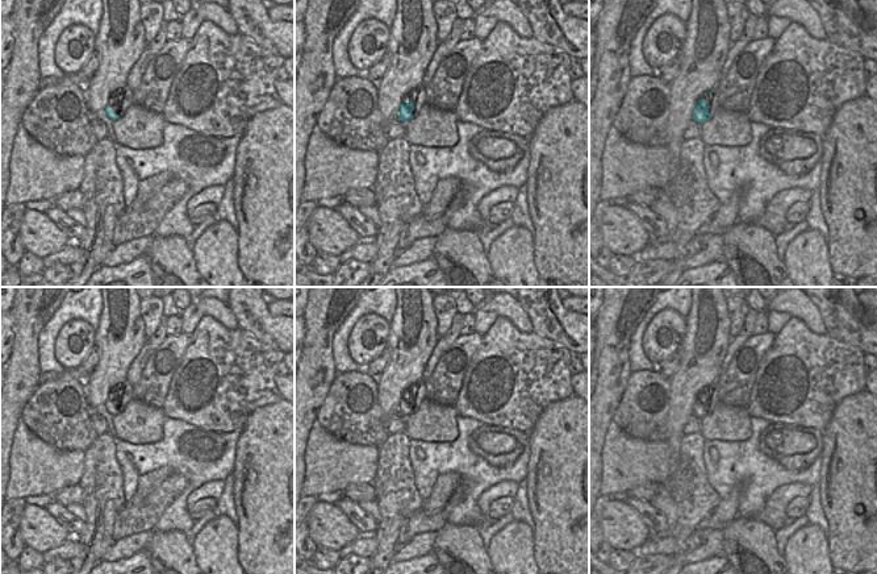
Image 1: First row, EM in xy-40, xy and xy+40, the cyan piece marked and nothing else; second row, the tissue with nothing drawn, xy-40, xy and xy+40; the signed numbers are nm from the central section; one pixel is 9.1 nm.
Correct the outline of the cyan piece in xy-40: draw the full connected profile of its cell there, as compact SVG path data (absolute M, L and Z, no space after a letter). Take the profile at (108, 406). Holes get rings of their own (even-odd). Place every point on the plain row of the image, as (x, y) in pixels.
M128 380L118 383L109 394L105 402L105 409L110 415L117 415L133 399L133 387Z

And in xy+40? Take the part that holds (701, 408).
M717 382L709 386L709 390L705 391L699 398L697 398L693 408L693 413L702 419L713 412L715 405L719 403L719 390Z

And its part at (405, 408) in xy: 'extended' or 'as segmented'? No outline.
extended

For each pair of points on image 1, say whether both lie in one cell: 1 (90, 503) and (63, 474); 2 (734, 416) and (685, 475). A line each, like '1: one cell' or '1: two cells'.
1: two cells
2: two cells

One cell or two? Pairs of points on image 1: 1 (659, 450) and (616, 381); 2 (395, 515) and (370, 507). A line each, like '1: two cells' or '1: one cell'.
1: two cells
2: two cells

